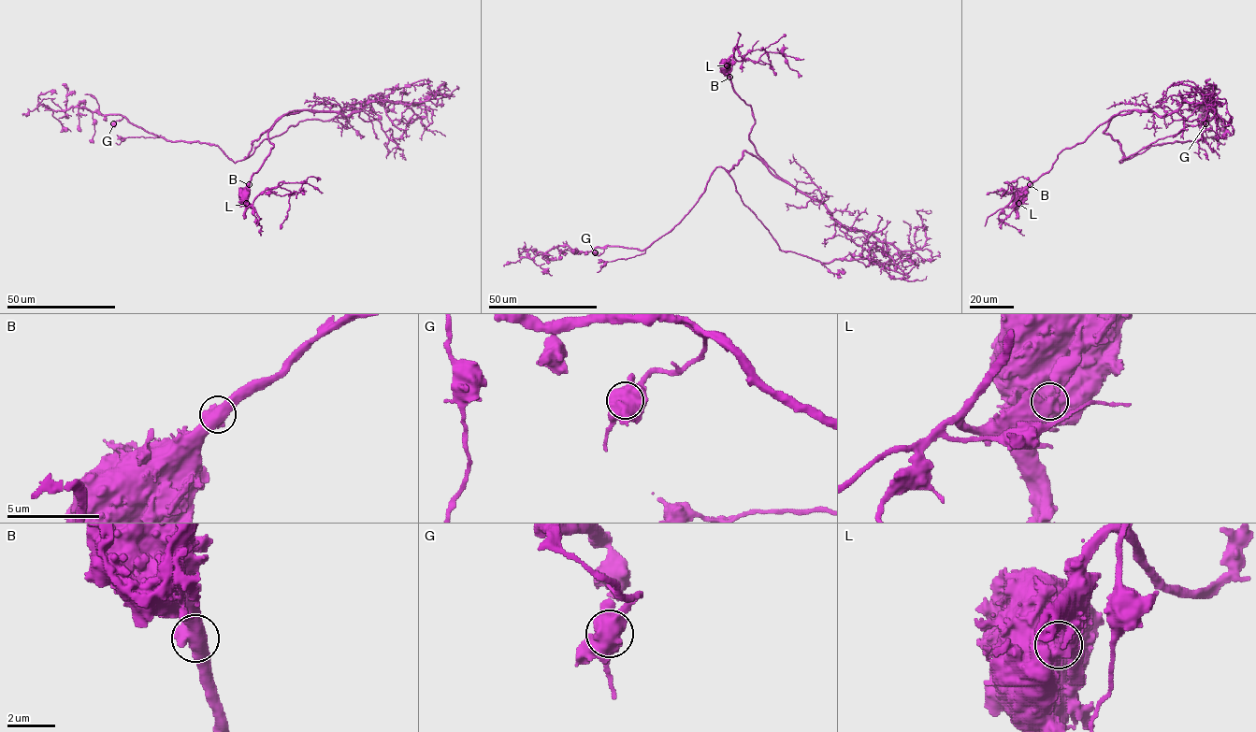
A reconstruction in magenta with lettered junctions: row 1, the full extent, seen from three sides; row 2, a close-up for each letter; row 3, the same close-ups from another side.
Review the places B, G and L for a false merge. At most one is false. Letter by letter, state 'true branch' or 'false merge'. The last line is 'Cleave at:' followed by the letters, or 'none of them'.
B: true branch
G: true branch
L: false merge
Cleave at: L

